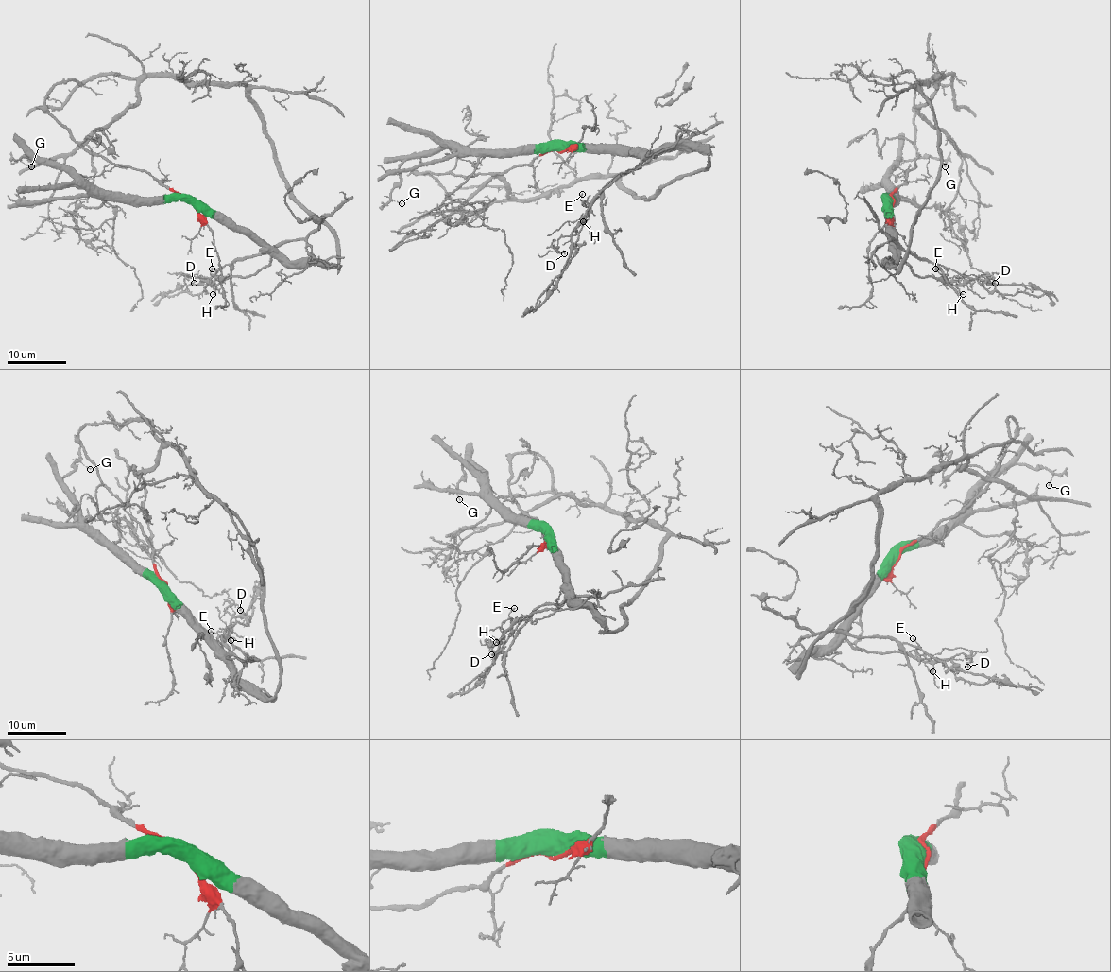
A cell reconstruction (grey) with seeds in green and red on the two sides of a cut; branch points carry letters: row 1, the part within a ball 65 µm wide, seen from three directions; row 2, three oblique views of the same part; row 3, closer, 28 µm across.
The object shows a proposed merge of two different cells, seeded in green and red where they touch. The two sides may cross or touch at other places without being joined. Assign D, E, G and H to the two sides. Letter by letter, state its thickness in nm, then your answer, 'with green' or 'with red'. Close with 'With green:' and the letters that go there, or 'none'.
D: calibre 90 nm; with green
E: calibre 160 nm; with green
G: calibre 90 nm; with green
H: calibre 160 nm; with green
With green: D, E, G, H

